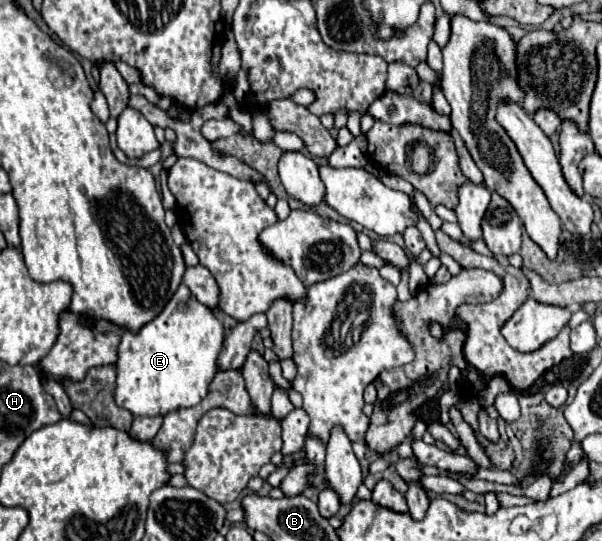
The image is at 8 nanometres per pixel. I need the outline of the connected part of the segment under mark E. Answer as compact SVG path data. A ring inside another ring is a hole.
M180 285L162 313L140 333L124 333L116 359L114 401L134 417L168 415L198 405L208 393L208 381L218 373L216 357L224 341L224 327L214 313L202 305L186 285Z

